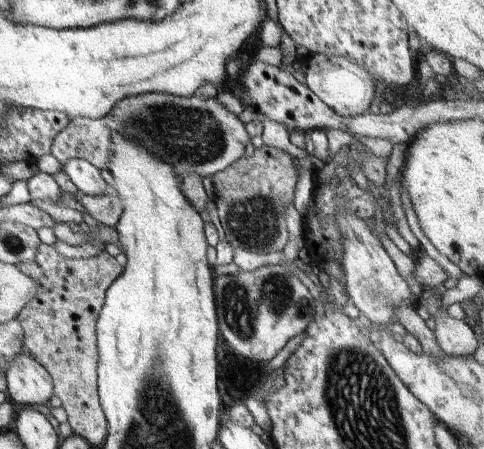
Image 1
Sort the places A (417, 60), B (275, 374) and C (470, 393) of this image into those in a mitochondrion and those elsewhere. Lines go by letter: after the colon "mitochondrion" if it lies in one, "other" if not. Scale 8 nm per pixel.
A: other
B: other
C: mitochondrion

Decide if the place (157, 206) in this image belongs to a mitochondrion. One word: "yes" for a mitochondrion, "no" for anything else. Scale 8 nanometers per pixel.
no

